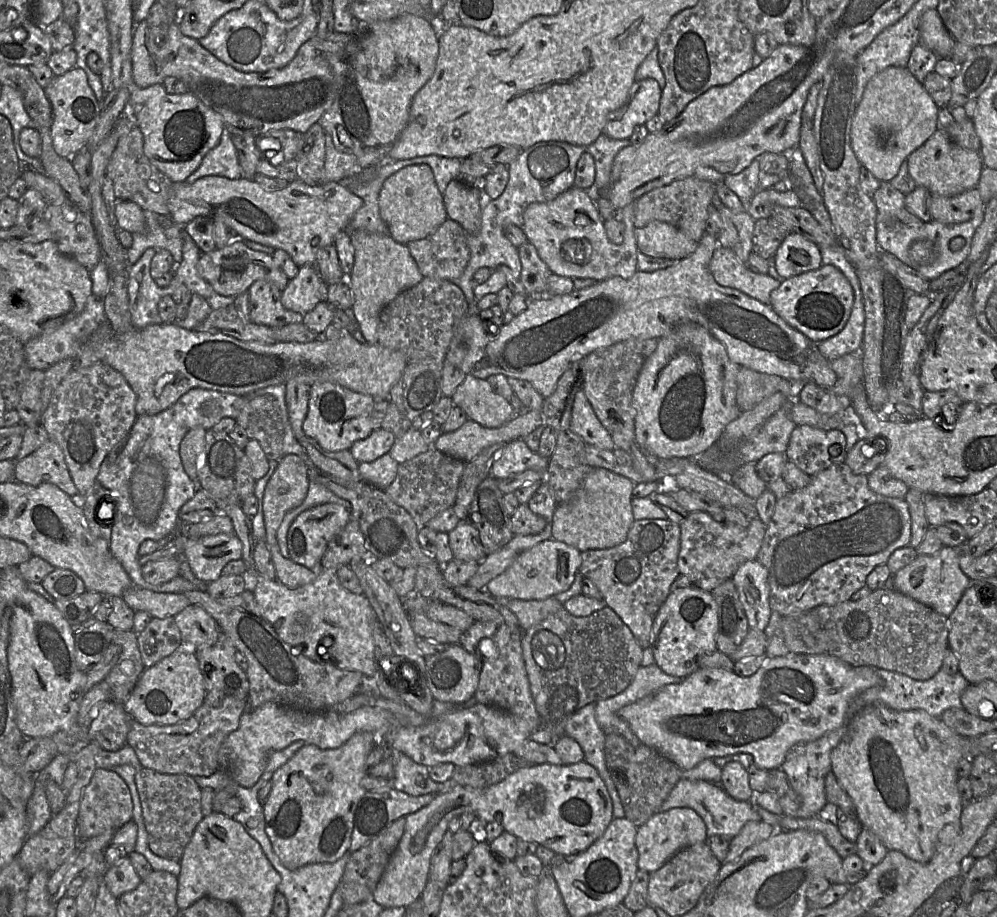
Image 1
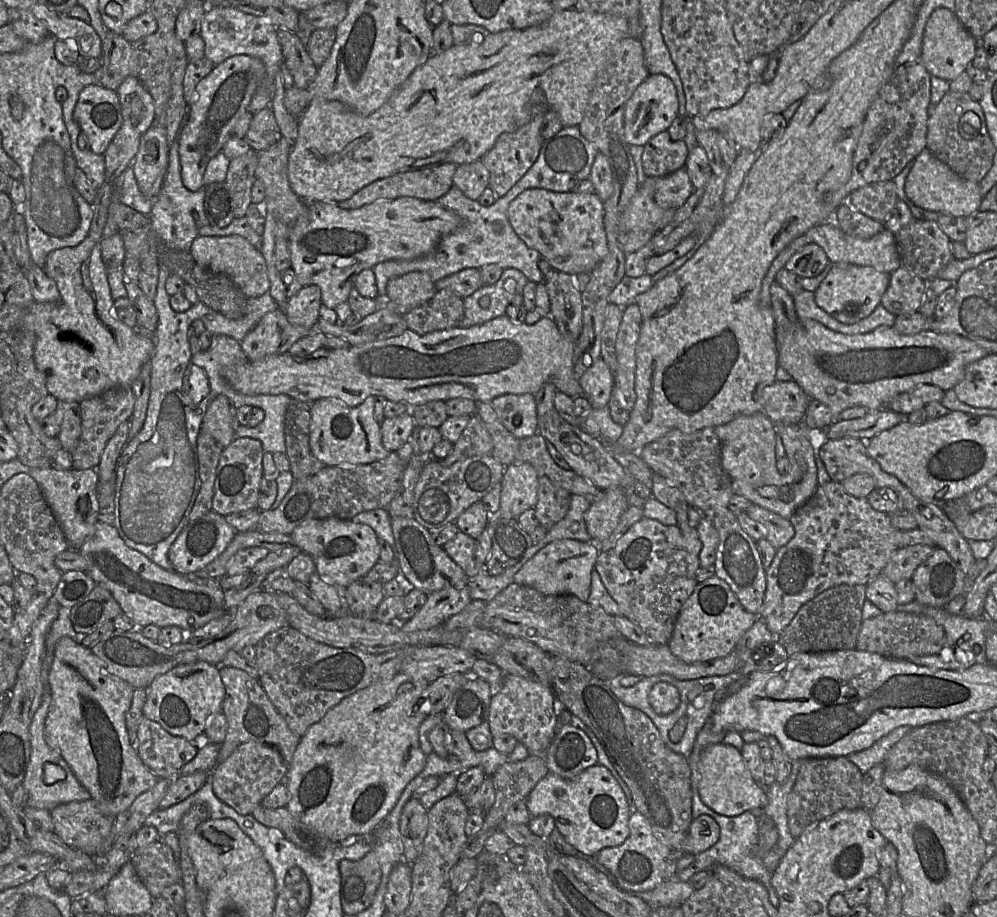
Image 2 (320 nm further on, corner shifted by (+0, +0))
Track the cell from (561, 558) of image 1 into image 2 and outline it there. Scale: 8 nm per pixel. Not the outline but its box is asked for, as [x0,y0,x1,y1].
[514,539,599,602]

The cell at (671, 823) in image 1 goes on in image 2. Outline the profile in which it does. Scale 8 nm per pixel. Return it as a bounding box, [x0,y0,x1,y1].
[684,815,719,855]

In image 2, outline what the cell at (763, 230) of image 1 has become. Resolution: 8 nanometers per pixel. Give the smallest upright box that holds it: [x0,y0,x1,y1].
[824,59,931,208]

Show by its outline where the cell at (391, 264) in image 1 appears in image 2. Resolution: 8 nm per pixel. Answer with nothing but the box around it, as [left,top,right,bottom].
[386,271,436,315]

